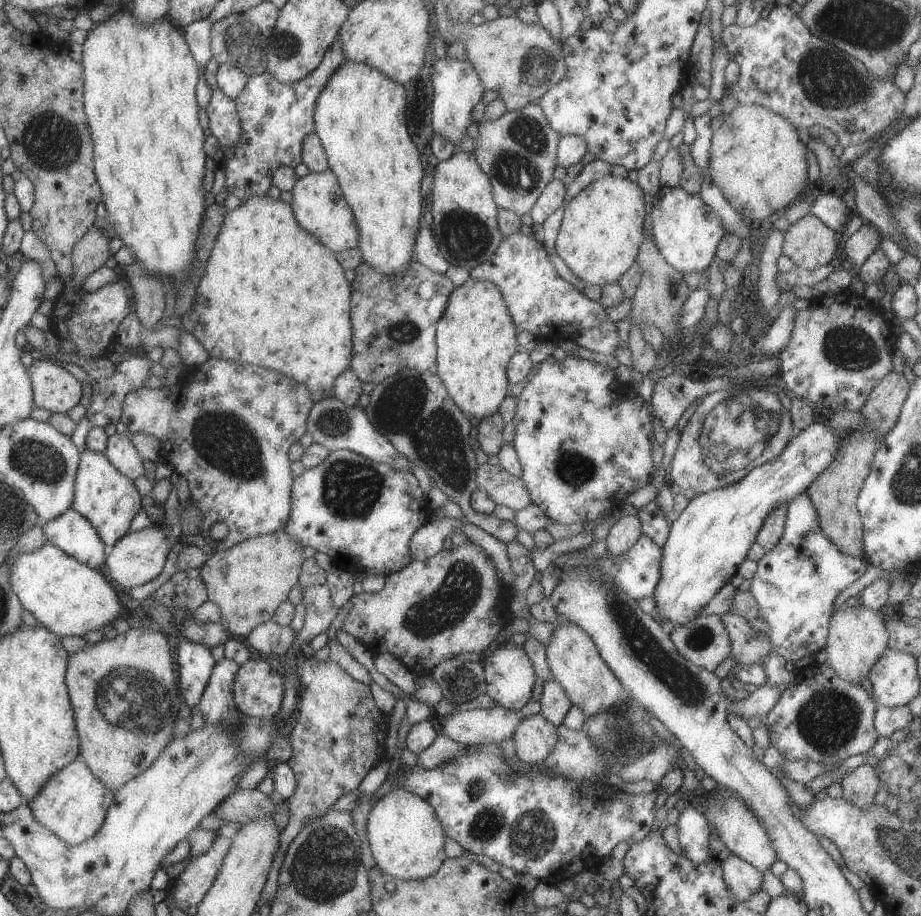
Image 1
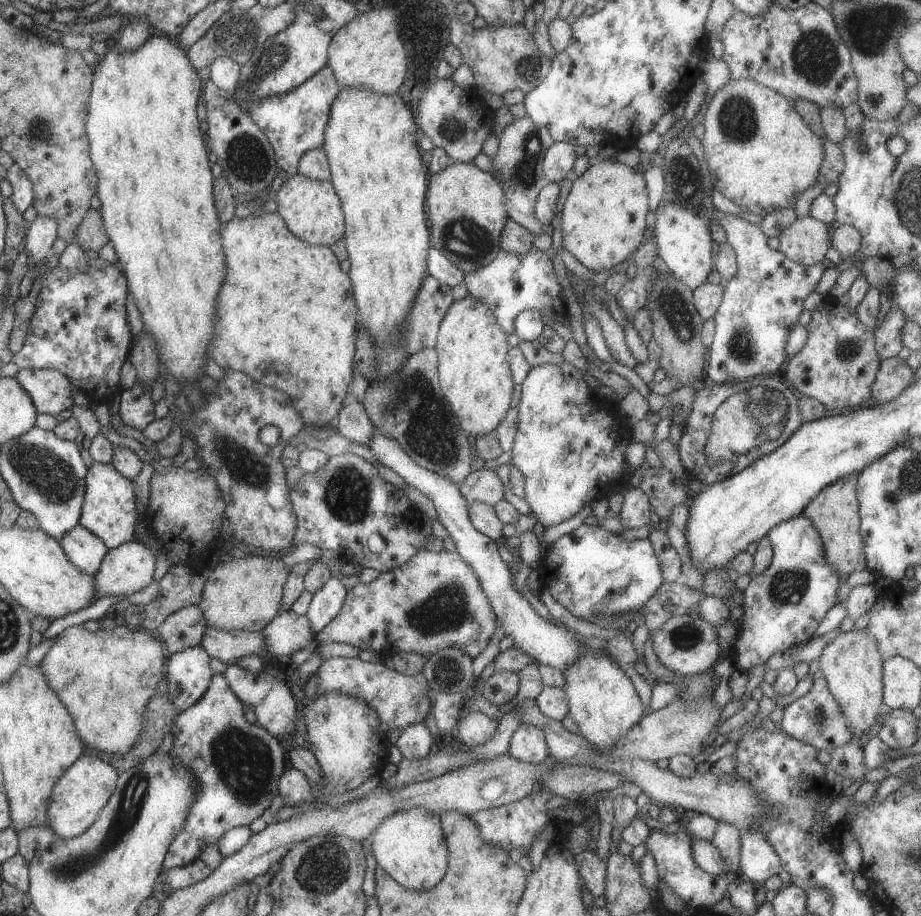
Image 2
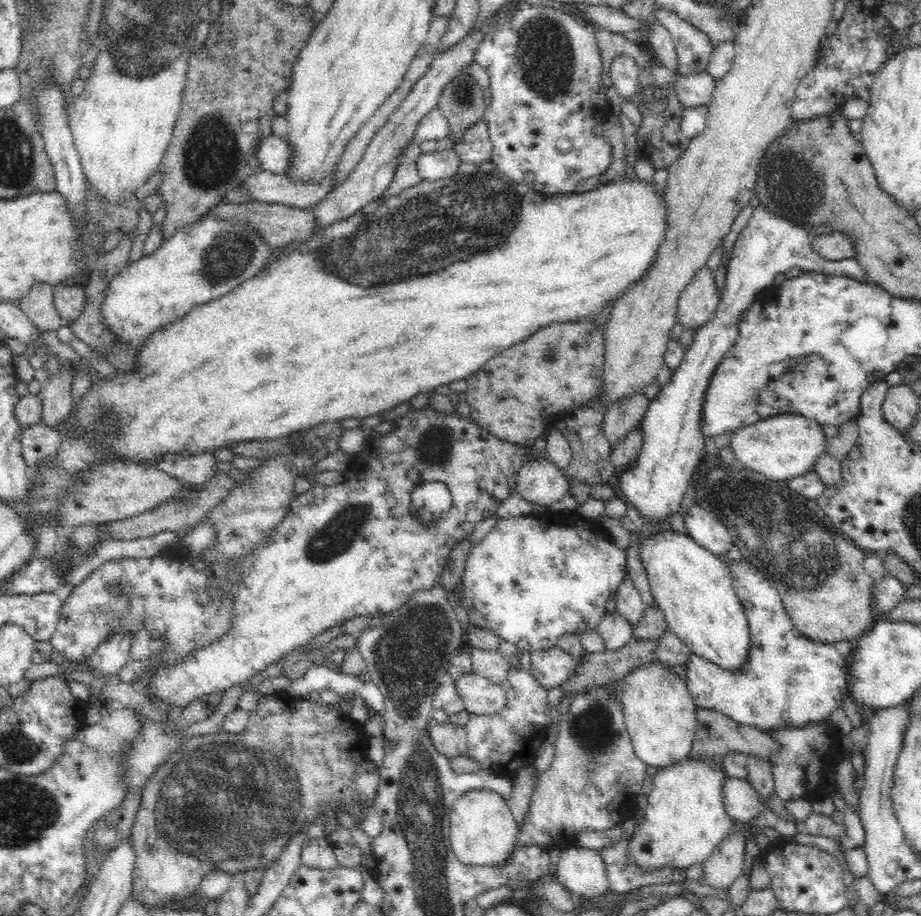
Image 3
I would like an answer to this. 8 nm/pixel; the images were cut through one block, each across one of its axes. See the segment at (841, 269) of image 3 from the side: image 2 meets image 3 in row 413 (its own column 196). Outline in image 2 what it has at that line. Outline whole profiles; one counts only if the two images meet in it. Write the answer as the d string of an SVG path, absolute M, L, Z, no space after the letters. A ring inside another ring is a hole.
M200 645L185 648L171 654L167 661L167 672L164 678L167 692L178 710L185 710L195 704L210 683L210 656Z

